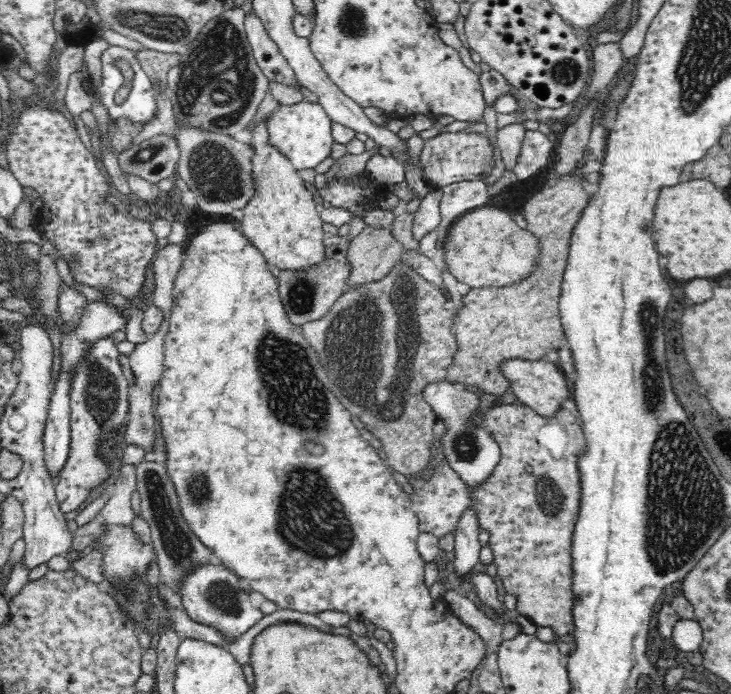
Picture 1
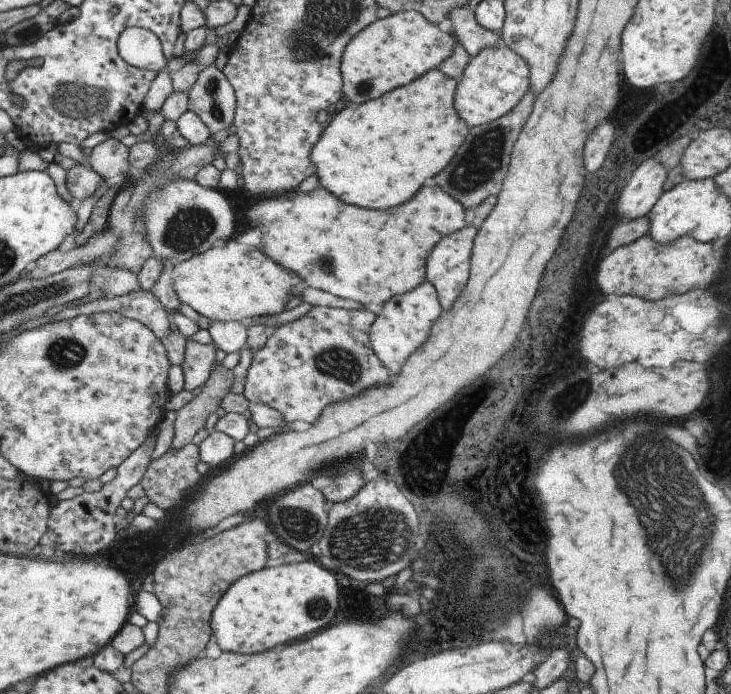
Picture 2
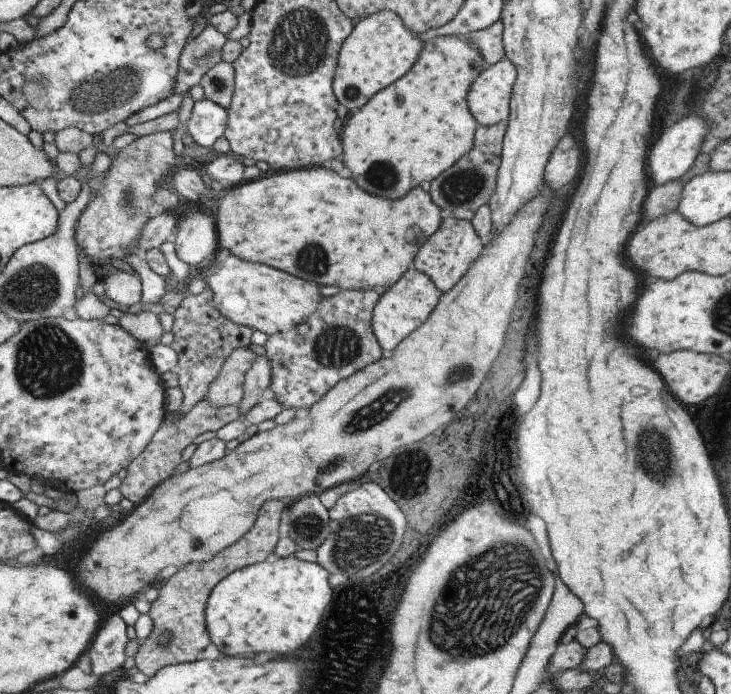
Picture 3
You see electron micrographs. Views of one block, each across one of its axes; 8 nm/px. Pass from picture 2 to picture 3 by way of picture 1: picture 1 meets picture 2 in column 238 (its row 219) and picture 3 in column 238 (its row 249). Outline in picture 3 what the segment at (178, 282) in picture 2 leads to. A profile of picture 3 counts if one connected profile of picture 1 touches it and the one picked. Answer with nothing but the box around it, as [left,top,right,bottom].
[201,254,325,336]

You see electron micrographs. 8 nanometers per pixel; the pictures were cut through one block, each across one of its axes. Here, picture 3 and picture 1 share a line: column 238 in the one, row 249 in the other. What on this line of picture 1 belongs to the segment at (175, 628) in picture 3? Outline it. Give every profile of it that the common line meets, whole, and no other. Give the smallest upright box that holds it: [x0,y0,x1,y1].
[448,148,598,398]

